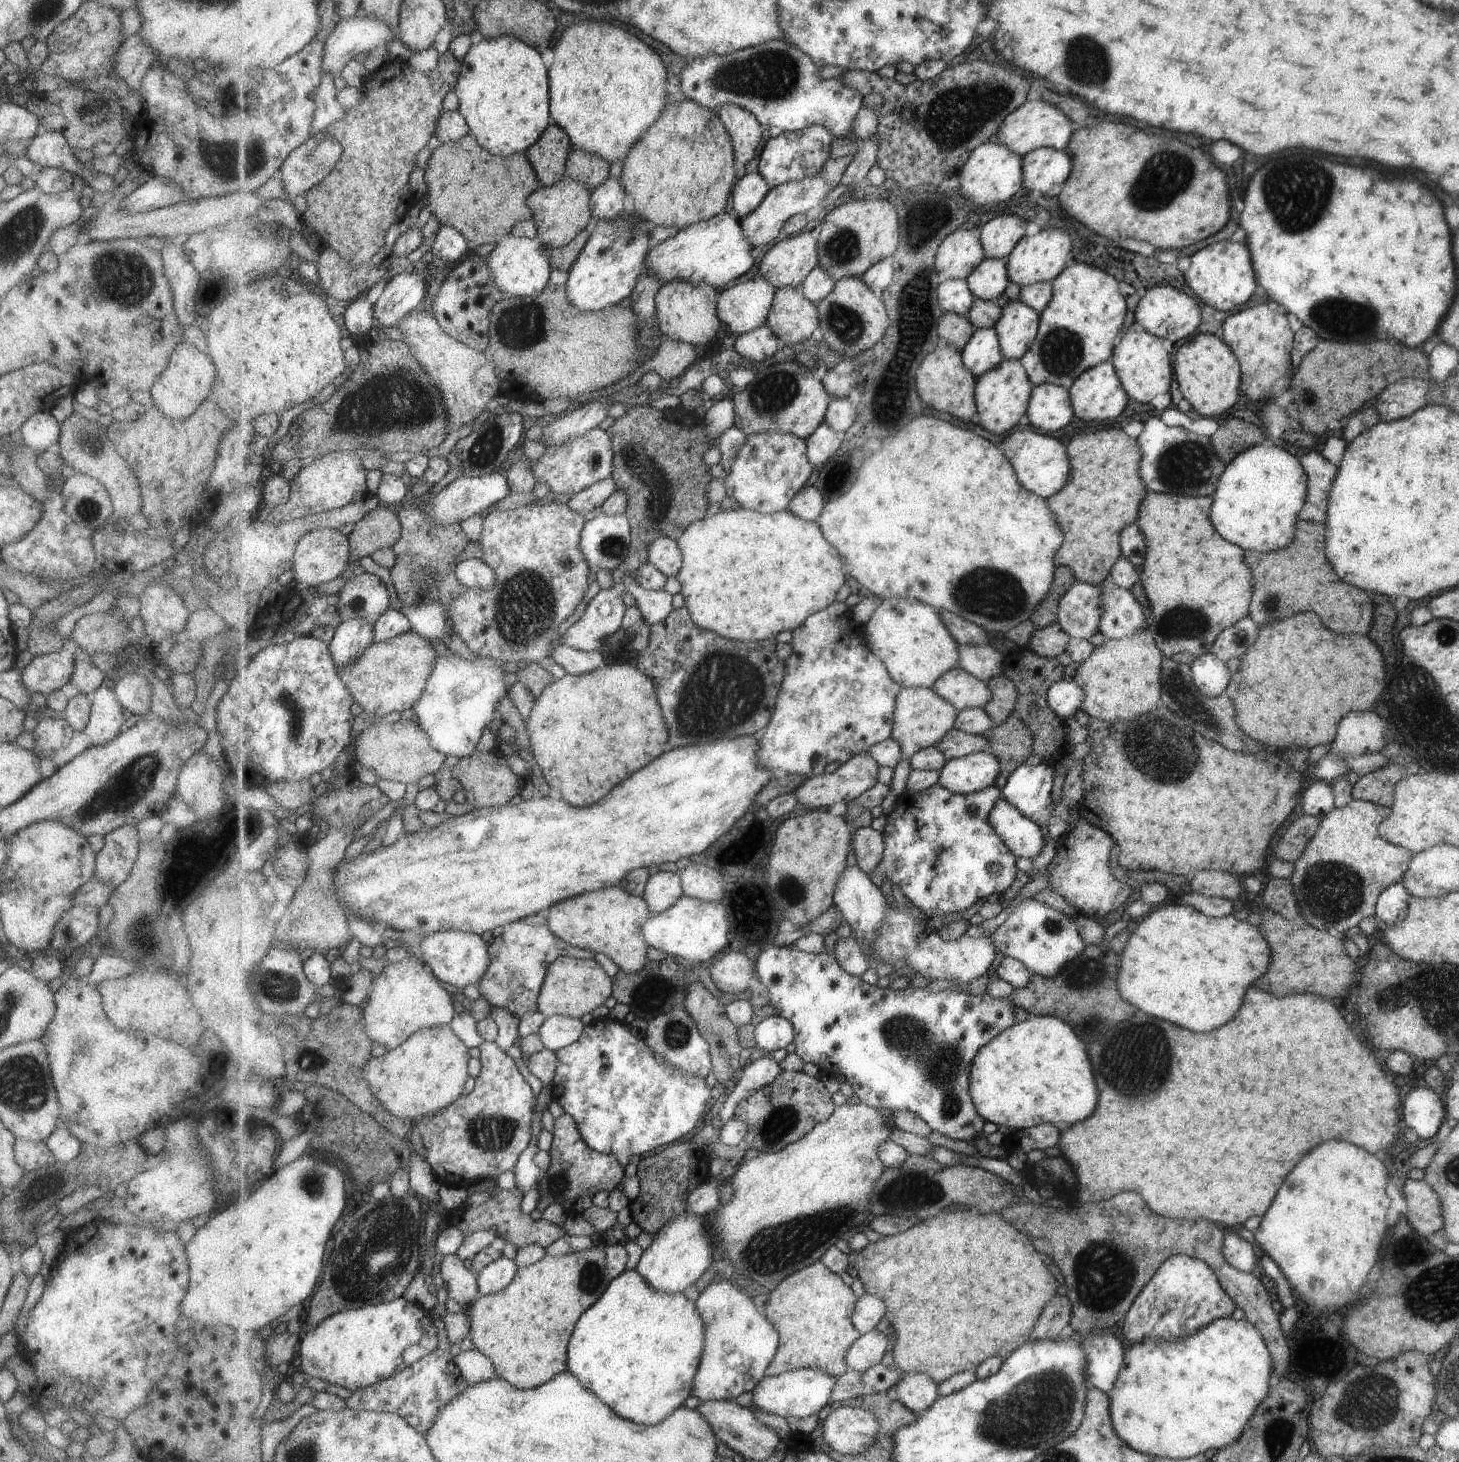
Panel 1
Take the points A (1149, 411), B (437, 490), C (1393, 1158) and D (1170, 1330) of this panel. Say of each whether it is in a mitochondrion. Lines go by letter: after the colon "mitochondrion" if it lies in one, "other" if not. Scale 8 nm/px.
A: other
B: other
C: other
D: mitochondrion

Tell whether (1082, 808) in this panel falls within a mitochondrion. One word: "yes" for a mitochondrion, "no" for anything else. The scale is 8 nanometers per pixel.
no

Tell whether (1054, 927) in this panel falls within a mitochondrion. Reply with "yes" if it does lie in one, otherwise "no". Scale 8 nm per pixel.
yes

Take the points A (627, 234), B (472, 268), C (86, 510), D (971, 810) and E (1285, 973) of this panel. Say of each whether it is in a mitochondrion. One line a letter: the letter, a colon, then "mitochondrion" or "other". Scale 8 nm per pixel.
A: mitochondrion
B: other
C: mitochondrion
D: mitochondrion
E: other

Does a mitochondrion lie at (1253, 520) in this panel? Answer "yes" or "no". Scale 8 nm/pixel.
no

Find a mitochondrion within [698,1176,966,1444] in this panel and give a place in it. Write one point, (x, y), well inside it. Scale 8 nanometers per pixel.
(803, 1236)

